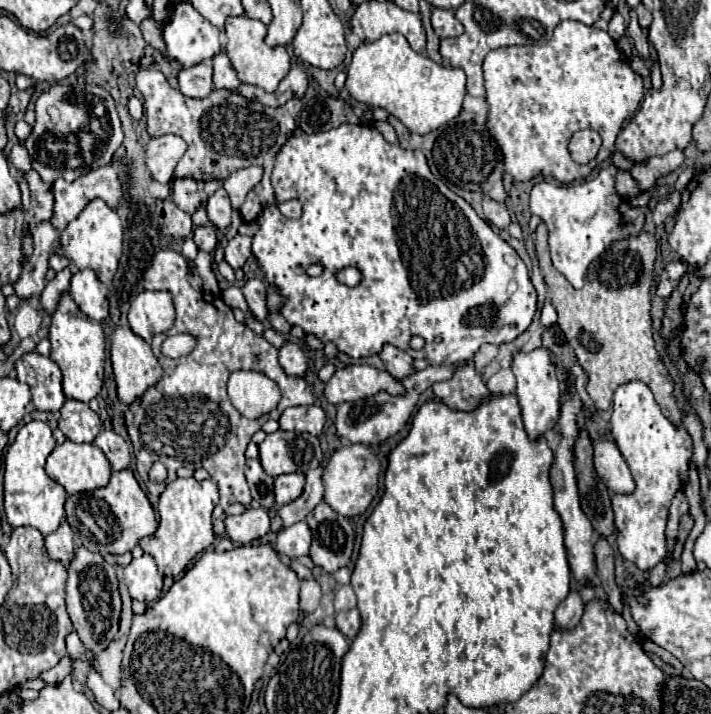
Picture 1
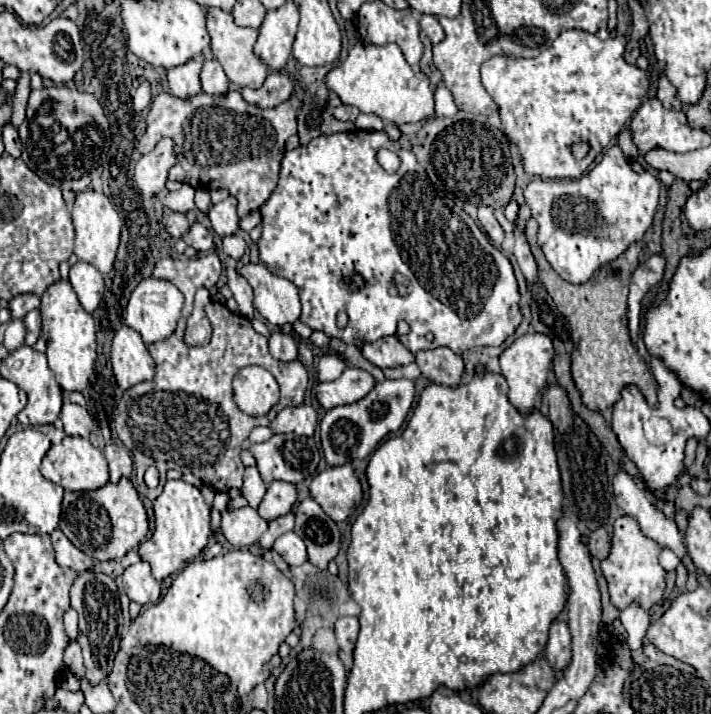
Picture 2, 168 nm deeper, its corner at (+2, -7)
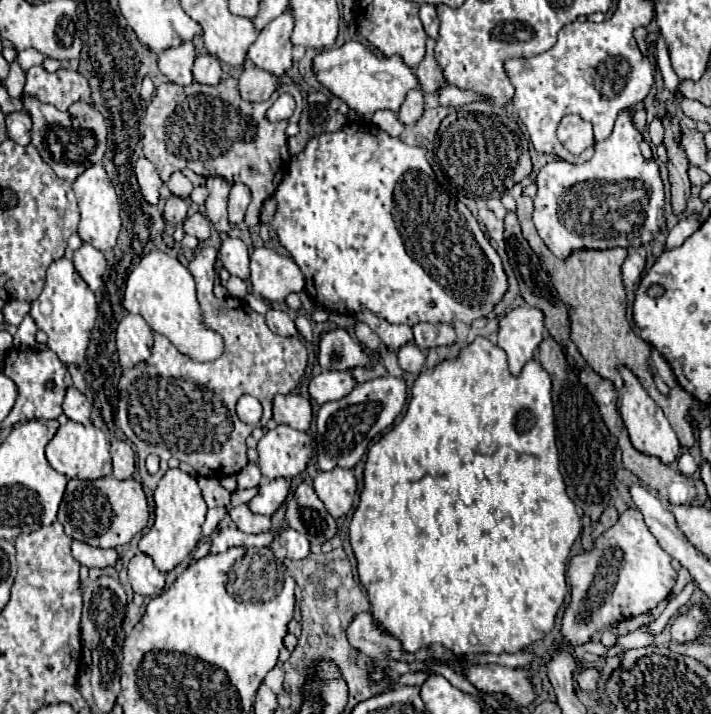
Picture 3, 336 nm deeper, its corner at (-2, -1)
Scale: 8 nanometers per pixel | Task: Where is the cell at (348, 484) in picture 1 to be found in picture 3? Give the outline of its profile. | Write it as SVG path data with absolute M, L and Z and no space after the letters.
M333 468L329 472L317 472L313 486L333 518L345 516L351 510L357 492L357 480L353 470Z

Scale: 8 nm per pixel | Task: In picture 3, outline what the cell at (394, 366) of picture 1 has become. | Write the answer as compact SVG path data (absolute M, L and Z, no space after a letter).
M357 312L355 318L359 322L365 322L369 324L369 328L383 340L383 344L393 352L393 350L399 350L403 348L405 344L413 342L413 330L405 324L387 324L385 320L379 320L375 314L371 312Z

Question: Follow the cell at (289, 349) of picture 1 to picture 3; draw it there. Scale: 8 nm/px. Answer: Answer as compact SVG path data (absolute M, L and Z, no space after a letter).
M269 308L269 312L265 314L267 318L267 326L271 328L271 332L287 338L287 336L297 336L297 328L293 322L293 316L285 310L285 308Z

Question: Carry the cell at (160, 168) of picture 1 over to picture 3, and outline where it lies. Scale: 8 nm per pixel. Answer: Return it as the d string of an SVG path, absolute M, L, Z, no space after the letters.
M139 158L135 162L135 174L137 174L137 182L141 186L141 194L145 196L145 200L149 204L157 204L163 180L159 178L159 170L155 168L155 164L151 164L147 158Z

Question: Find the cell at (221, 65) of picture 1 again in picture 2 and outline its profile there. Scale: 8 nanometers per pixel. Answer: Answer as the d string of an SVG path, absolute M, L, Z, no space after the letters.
M205 60L199 78L201 78L203 92L207 92L207 94L225 94L227 92L229 80L217 60Z

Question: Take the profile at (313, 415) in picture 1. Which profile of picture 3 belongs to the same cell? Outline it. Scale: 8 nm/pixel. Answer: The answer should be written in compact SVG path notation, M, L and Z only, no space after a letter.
M279 394L273 400L273 420L295 430L309 430L313 420L313 404L301 394Z

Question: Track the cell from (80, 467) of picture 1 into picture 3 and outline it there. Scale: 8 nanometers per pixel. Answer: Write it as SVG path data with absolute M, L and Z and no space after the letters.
M67 422L59 426L53 440L47 444L47 460L53 470L67 478L79 480L99 480L111 474L111 456L109 456L109 440L95 426L83 426L77 422Z

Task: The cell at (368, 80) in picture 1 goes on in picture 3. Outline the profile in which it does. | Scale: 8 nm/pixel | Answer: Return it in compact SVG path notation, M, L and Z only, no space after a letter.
M355 40L345 42L341 48L331 48L317 54L313 60L313 72L317 80L331 90L331 94L347 102L349 108L361 112L365 120L369 120L377 110L397 112L407 92L419 86L413 68L409 68L401 56L377 56L369 46Z

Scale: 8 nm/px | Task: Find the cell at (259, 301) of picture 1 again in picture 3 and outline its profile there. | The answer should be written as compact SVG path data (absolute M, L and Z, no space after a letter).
M227 238L219 248L219 260L231 276L249 280L249 254L247 246L239 238Z

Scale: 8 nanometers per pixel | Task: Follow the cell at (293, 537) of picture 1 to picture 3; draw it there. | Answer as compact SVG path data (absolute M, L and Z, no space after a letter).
M287 528L285 532L281 532L279 542L287 550L287 558L291 560L301 560L309 556L309 540L303 534L295 532L293 528Z

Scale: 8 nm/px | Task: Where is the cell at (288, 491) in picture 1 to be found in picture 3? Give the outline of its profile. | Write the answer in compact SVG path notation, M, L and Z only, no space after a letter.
M271 480L259 486L257 496L249 502L249 508L255 514L263 514L263 516L273 516L279 506L285 502L285 498L289 496L289 480Z

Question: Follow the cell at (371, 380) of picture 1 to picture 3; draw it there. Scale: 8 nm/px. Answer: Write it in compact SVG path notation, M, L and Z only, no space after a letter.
M351 370L343 372L321 372L315 376L309 384L309 394L317 404L325 404L331 400L345 398L353 388L357 386L357 380L353 378Z

